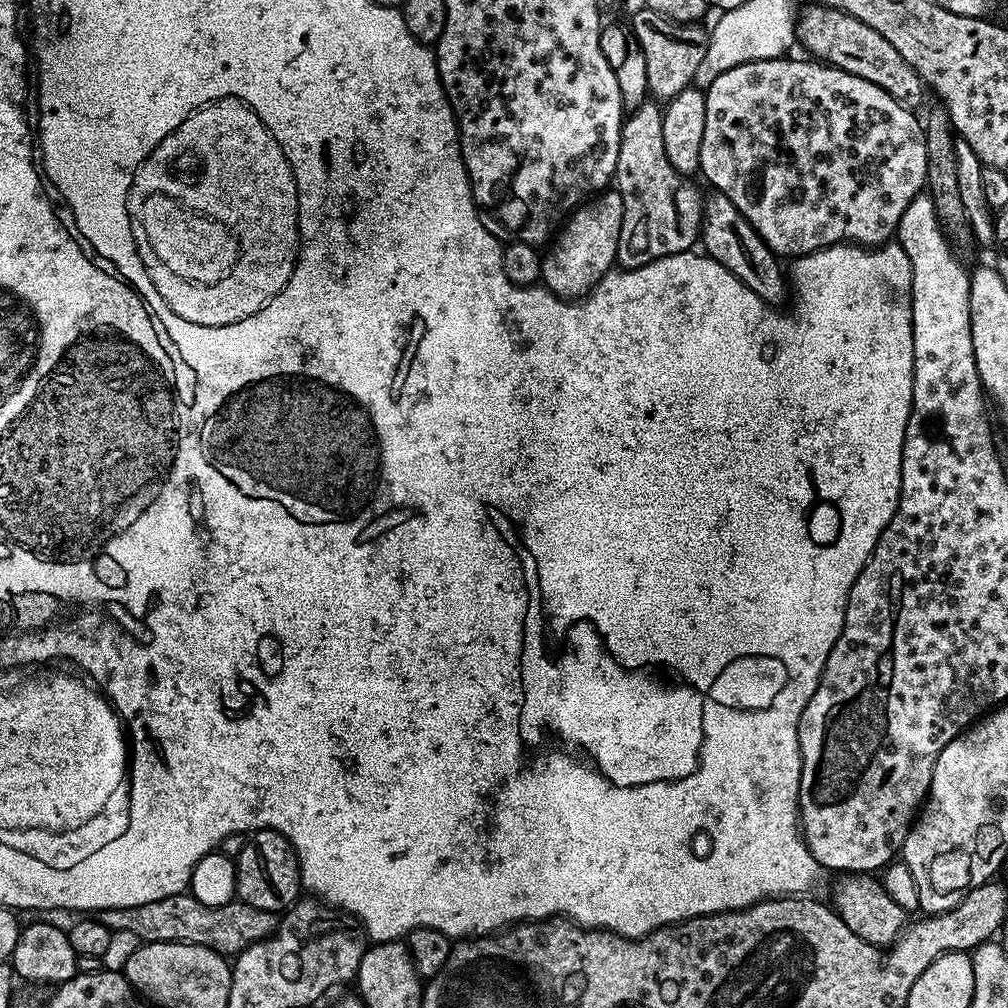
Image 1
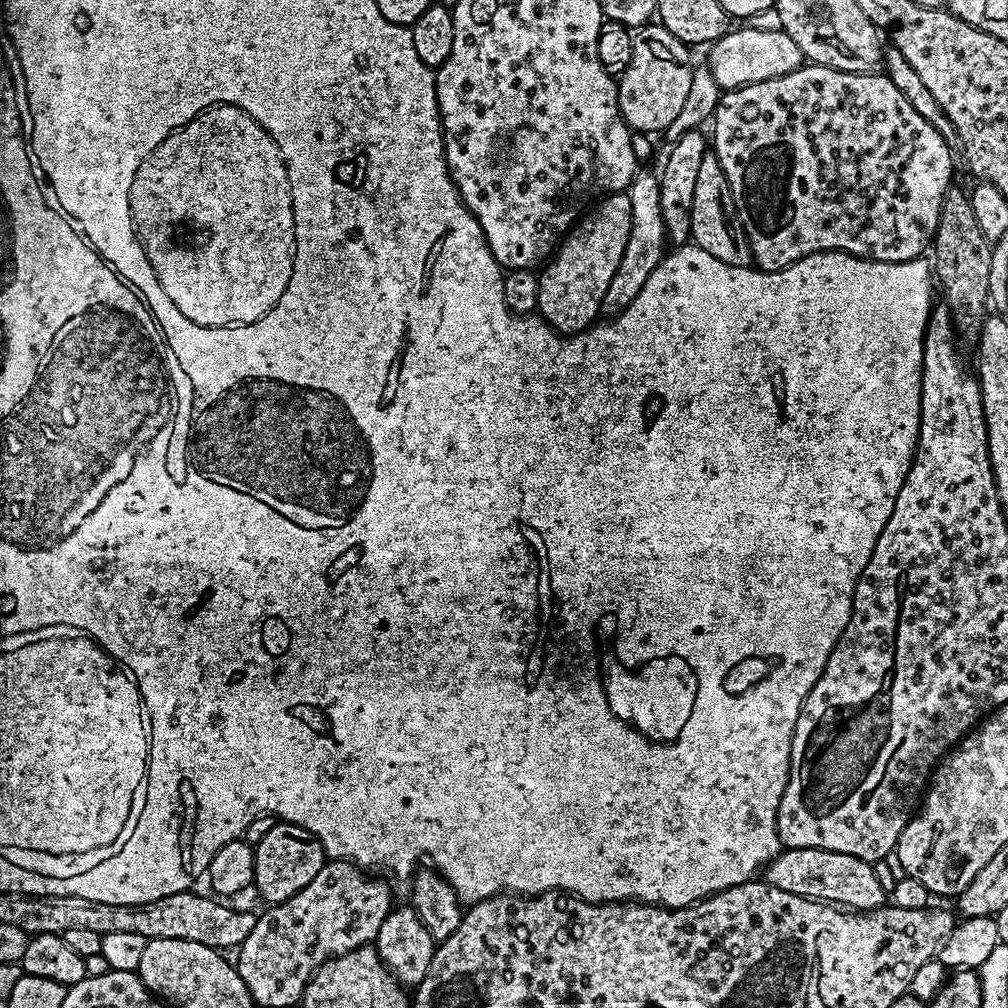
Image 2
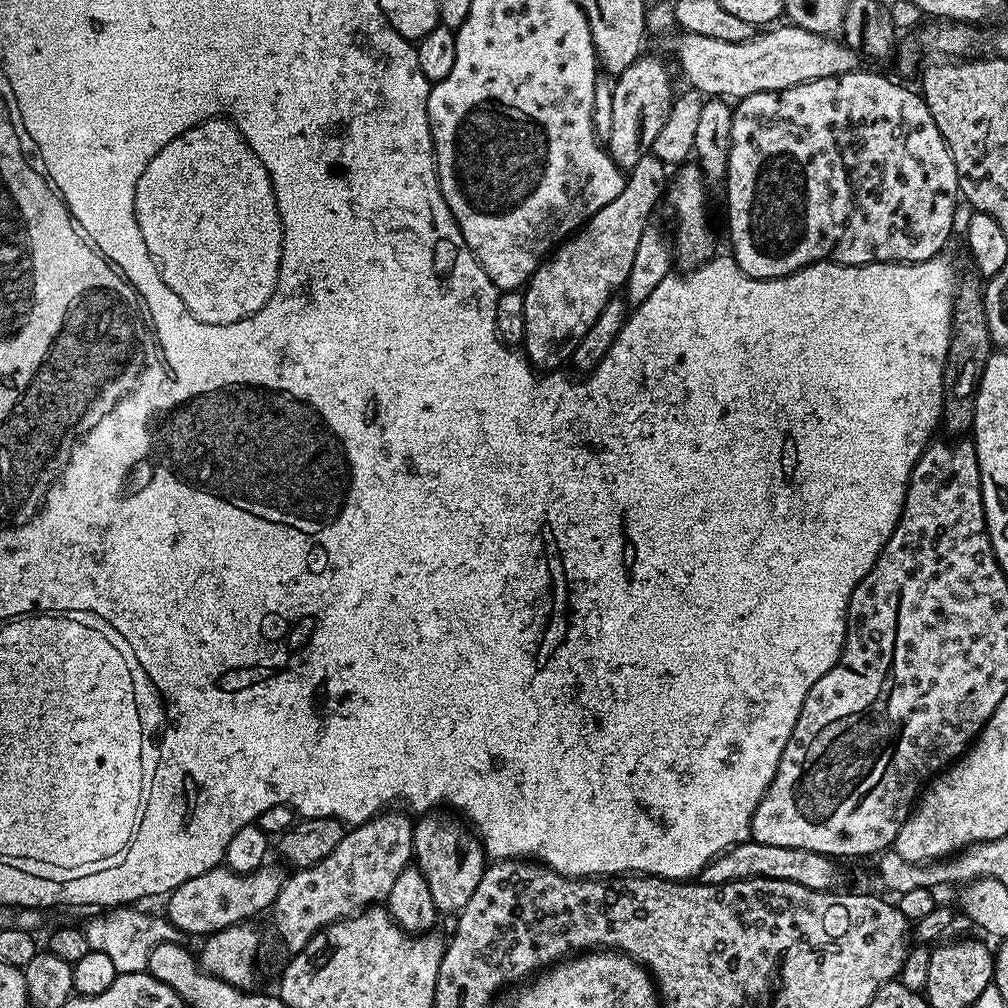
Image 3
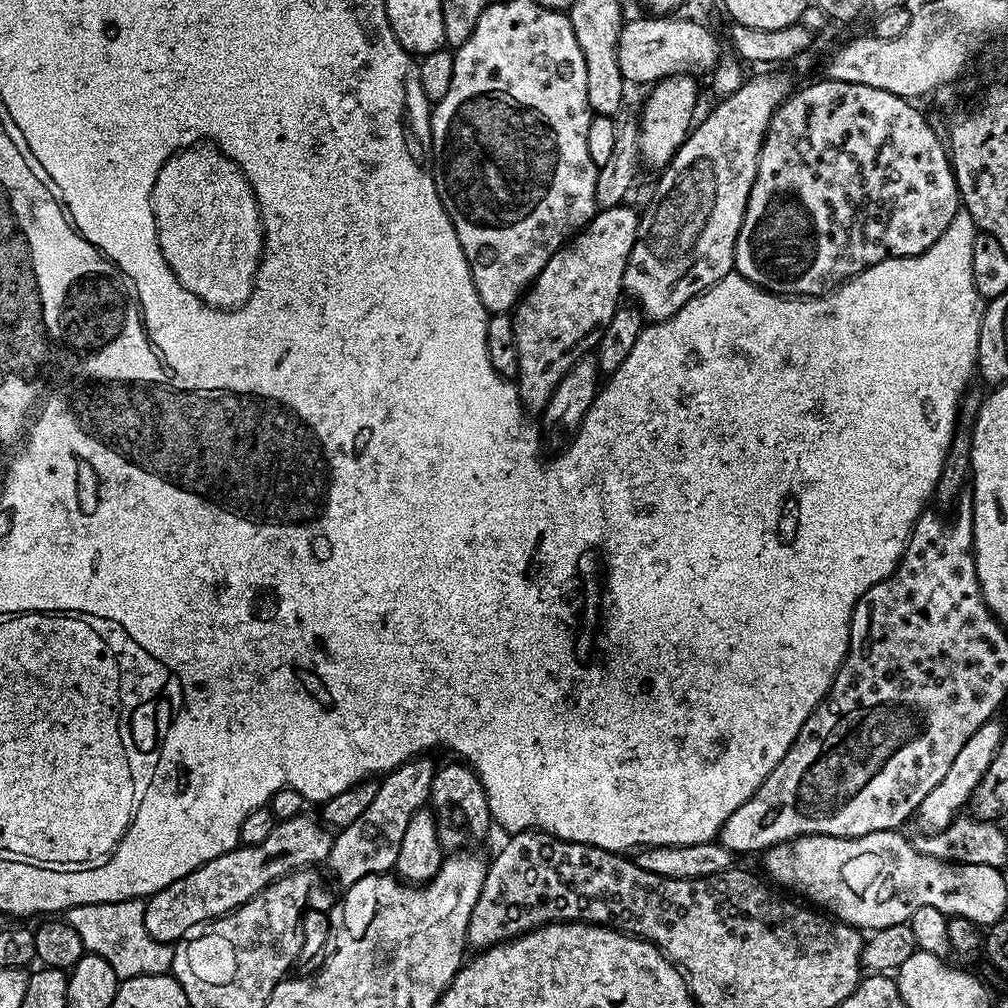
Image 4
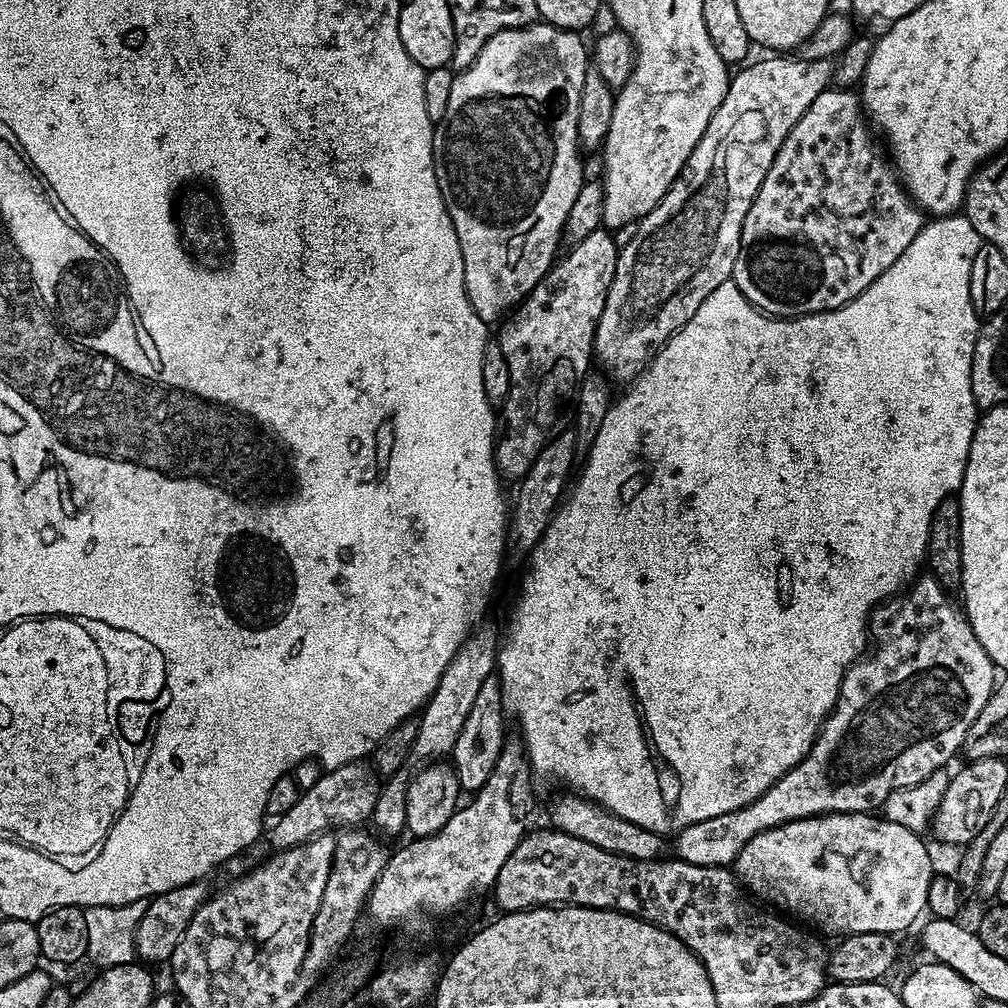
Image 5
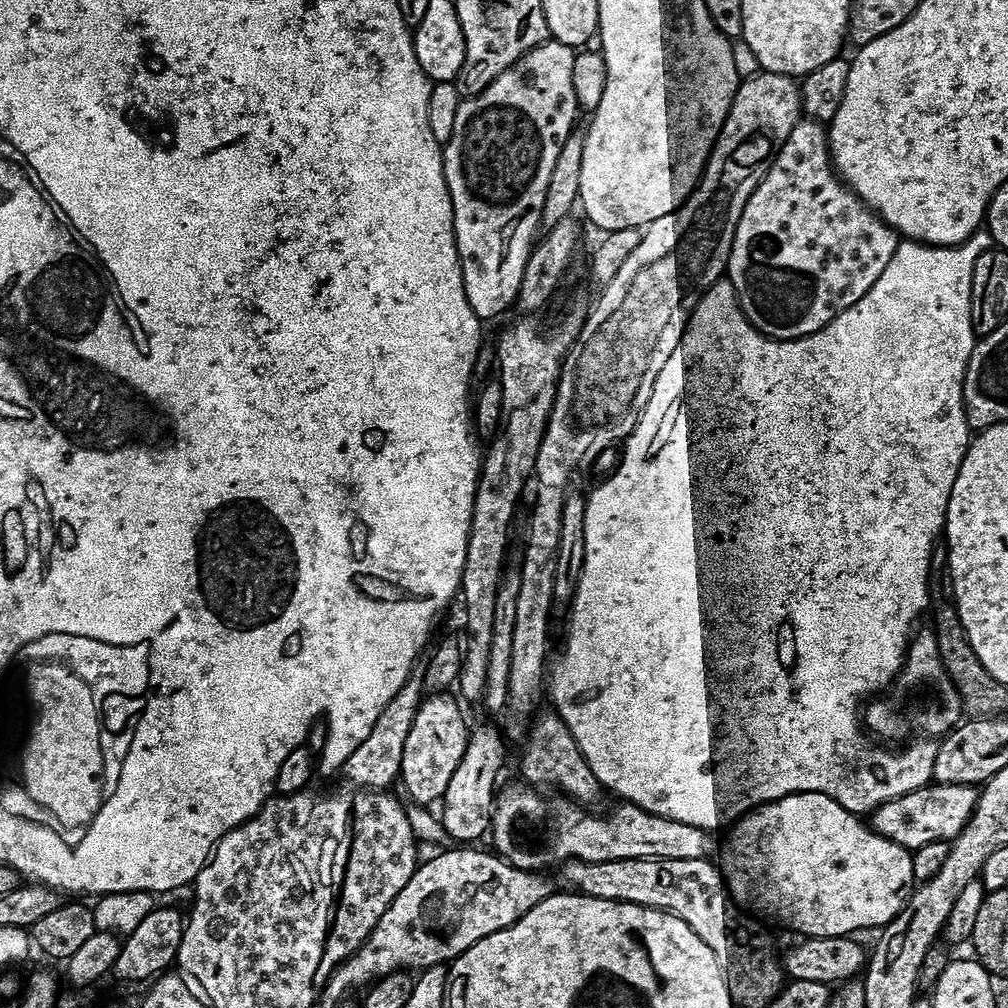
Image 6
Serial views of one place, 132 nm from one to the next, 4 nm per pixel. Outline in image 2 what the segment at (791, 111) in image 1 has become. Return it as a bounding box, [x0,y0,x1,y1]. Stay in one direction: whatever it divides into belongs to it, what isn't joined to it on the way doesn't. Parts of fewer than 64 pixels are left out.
[710,62,954,272]

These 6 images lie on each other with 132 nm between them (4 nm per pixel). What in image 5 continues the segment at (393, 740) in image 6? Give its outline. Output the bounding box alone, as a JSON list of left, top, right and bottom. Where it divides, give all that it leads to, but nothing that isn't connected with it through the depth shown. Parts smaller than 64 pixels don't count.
[268,762,381,849]

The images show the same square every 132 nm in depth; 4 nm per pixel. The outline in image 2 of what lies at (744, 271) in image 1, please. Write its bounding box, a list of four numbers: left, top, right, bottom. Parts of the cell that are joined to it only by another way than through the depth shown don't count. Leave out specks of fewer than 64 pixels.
[690,154,753,267]

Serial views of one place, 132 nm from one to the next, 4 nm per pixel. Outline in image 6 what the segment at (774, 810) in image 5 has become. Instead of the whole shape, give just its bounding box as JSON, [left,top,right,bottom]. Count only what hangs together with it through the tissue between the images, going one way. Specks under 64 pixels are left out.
[490,626,962,870]

